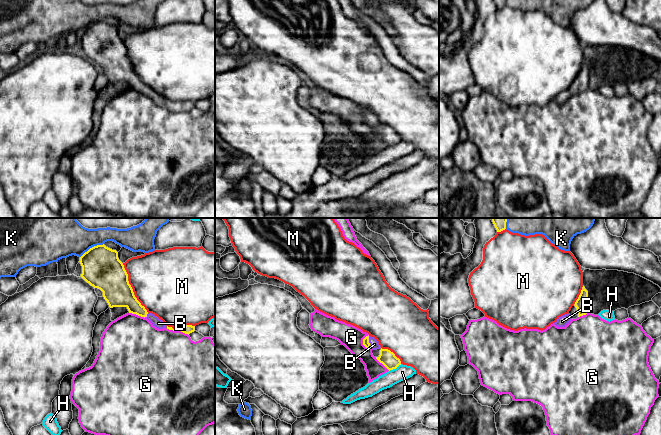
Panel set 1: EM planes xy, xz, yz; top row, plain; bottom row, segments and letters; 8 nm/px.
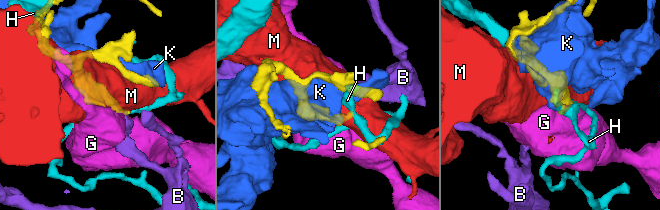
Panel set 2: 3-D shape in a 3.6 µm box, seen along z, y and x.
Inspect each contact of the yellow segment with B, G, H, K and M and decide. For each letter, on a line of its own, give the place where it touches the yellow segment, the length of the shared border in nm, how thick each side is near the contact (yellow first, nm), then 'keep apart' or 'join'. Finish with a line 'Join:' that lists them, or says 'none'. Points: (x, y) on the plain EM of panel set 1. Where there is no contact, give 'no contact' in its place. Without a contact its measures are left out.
B: xz (368, 118) | 100 nm | 50/70 nm | join
G: xz (363, 117) | 120 nm | 50/180 nm | keep apart
H: xz (395, 144) | 120 nm | 120/120 nm | keep apart
K: xy (92, 23) | 220 nm | 320/280 nm | keep apart
M: xy (131, 64) | 460 nm | 300/480 nm | keep apart
Join: B

